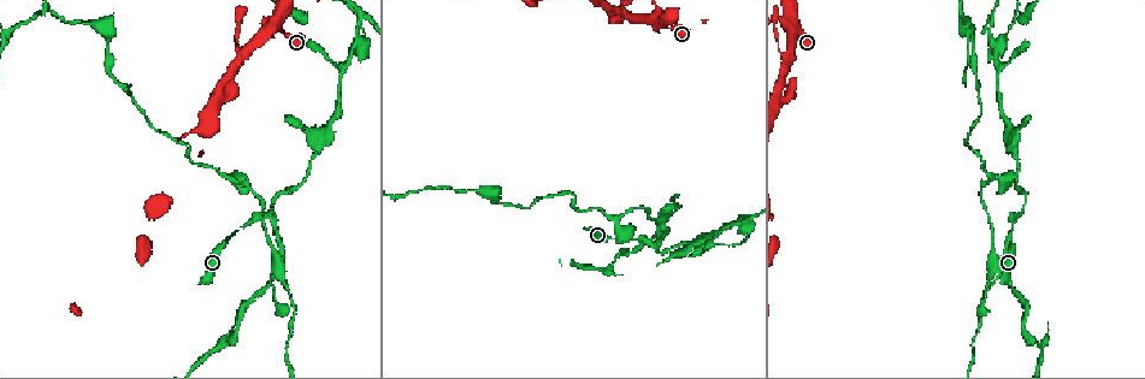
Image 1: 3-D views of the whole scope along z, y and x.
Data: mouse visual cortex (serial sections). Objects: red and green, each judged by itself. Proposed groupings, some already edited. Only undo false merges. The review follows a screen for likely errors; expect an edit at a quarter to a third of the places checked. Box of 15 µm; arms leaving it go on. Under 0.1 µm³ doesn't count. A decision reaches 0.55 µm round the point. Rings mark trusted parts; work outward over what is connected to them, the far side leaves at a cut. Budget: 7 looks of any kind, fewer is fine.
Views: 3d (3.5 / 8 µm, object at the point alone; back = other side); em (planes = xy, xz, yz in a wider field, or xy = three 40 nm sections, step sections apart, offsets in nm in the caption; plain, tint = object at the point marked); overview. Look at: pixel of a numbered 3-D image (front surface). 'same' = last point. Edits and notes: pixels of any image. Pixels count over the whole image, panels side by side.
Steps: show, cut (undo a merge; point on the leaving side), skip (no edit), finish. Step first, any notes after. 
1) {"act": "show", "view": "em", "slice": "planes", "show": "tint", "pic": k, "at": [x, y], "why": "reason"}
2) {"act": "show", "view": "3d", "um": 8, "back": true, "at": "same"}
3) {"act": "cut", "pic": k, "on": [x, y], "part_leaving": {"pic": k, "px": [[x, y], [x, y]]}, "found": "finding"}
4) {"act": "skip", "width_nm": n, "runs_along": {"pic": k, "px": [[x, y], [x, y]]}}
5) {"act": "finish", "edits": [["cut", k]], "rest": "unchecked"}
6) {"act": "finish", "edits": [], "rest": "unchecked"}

{"act": "show", "view": "3d", "um": 3.5, "back": true, "pic": 1, "at": [1016, 217], "why": "three arms meet"}

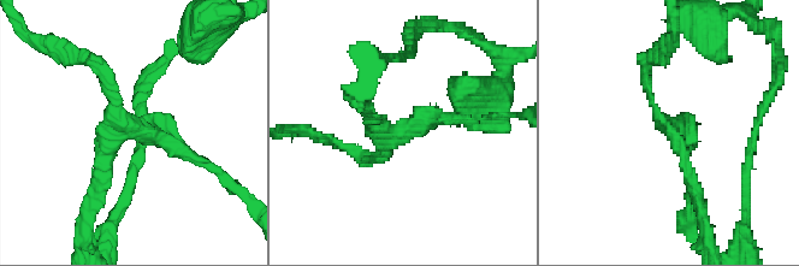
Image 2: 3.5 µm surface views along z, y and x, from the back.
{"act": "show", "view": "em", "slice": "planes", "show": "tint", "pic": 2, "at": [129, 126], "arms": 3, "arm_widths_nm": [150, 150, 150]}

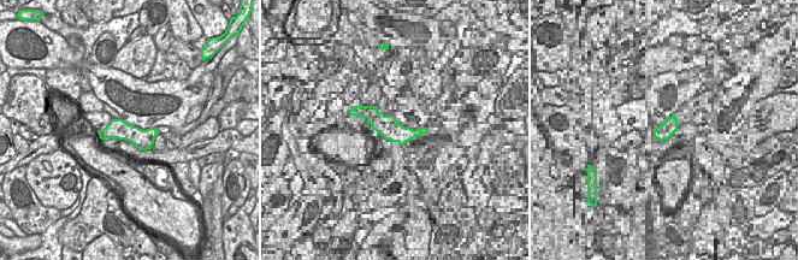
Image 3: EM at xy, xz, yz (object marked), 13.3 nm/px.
{"act": "skip", "runs_along": {"pic": 3, "px": [[101, 133], [154, 133]]}, "found": "continuous, no second cell"}

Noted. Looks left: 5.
{"act": "show", "view": "3d", "um": 3.5, "pic": 1, "at": [1013, 138], "why": "sudden change in width"}

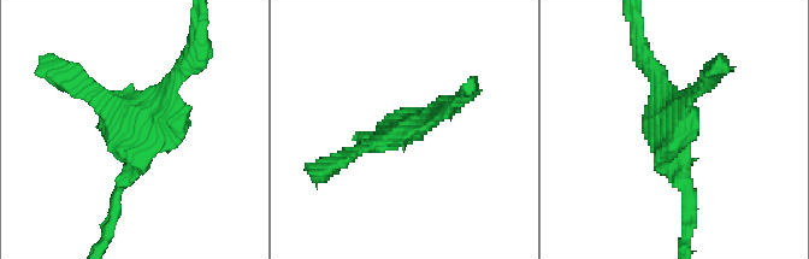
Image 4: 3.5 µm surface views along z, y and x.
{"act": "show", "view": "em", "slice": "xy", "step": 5, "show": "tint", "pic": 4, "at": [137, 130], "why": "now the EM"}

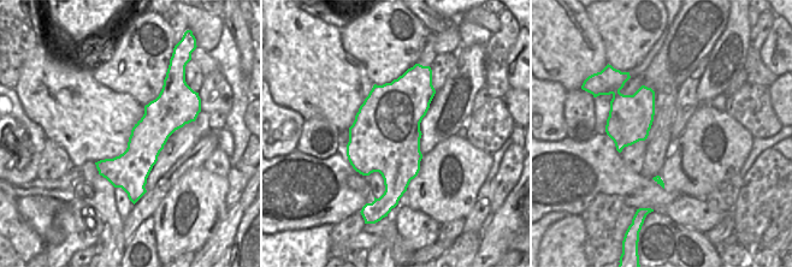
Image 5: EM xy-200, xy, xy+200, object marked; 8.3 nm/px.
{"act": "skip", "runs_along": {"pic": 5, "px": [[165, 90], [137, 191]]}, "found": "all the same cell"}

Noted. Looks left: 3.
{"act": "show", "view": "3d", "um": 3.5, "pic": 1, "at": [1003, 260], "why": "sudden change in width"}

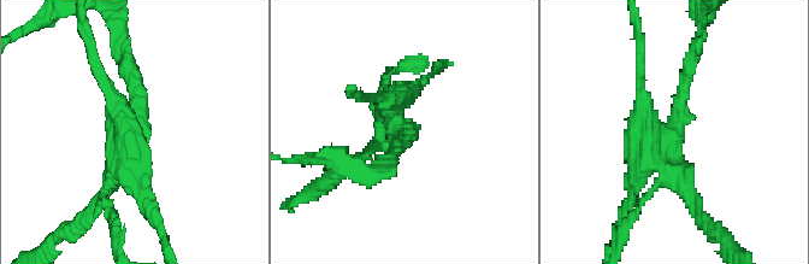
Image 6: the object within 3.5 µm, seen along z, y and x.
{"act": "show", "view": "em", "slice": "xy", "step": 1, "show": "tint", "pic": 6, "at": [670, 133]}

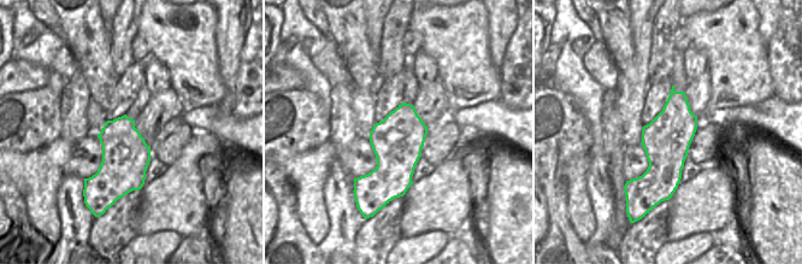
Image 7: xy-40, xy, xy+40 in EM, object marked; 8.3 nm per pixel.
{"act": "cut", "pic": 6, "on": [141, 176], "part_leaving": {"pic": 6, "px": [[127, 132], [86, 28]]}, "found": "a second cell is stuck on"}

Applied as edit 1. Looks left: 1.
{"act": "finish", "edits": [["cut", 6]], "rest": "unchecked"}

